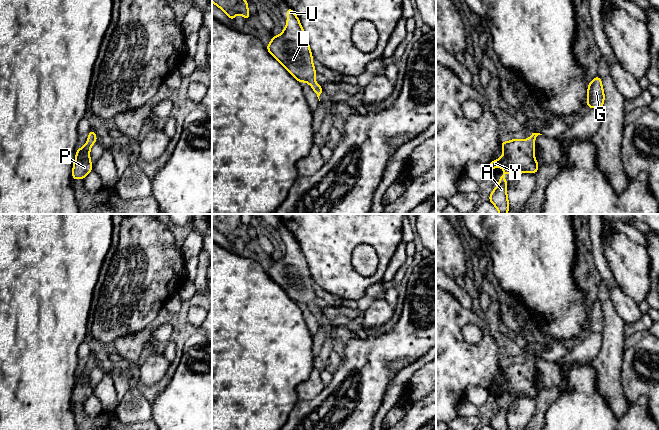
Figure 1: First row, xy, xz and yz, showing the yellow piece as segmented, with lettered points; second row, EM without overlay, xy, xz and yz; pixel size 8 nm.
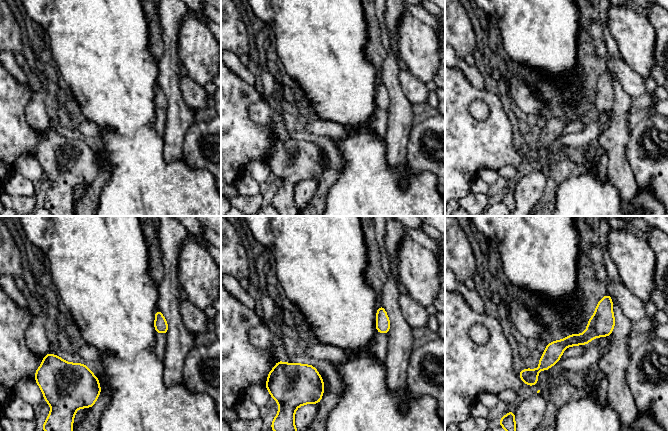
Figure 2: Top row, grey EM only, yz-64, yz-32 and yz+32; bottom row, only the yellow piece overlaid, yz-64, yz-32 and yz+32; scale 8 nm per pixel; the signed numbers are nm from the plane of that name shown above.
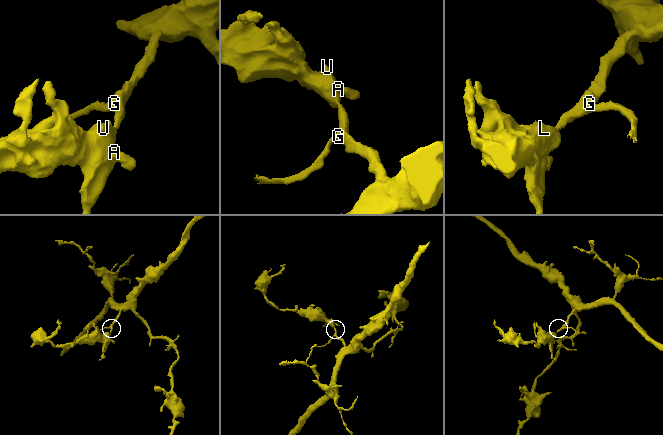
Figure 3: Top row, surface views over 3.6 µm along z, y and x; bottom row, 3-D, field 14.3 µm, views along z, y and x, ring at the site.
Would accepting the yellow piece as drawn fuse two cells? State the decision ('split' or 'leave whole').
leave whole

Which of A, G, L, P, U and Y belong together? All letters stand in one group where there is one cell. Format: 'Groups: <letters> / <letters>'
Groups: A G L P U Y

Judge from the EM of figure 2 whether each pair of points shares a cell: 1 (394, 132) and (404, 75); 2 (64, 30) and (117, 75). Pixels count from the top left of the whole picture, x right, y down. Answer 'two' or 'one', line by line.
1: two
2: one

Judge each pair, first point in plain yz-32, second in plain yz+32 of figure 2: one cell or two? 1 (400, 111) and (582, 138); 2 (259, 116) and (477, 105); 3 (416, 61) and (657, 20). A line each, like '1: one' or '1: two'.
1: two
2: one
3: two

